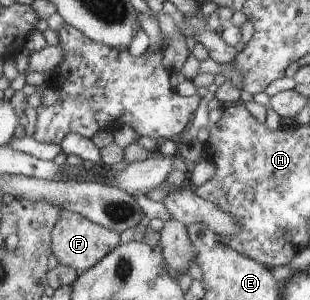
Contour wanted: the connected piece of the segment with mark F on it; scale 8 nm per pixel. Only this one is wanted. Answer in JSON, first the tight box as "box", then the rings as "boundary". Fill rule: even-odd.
{"box":[52,209,120,273],"boundary":[[[64,209],[60,214],[58,224],[52,231],[52,252],[58,263],[71,266],[76,268],[78,272],[84,273],[96,266],[98,262],[103,261],[112,250],[118,248],[118,245],[120,245],[120,233],[95,224],[81,214]]]}

